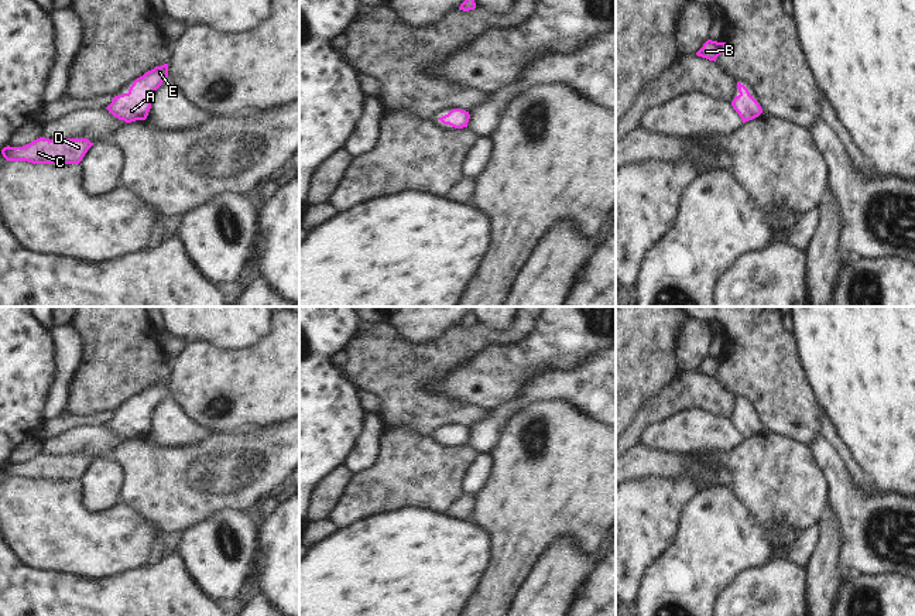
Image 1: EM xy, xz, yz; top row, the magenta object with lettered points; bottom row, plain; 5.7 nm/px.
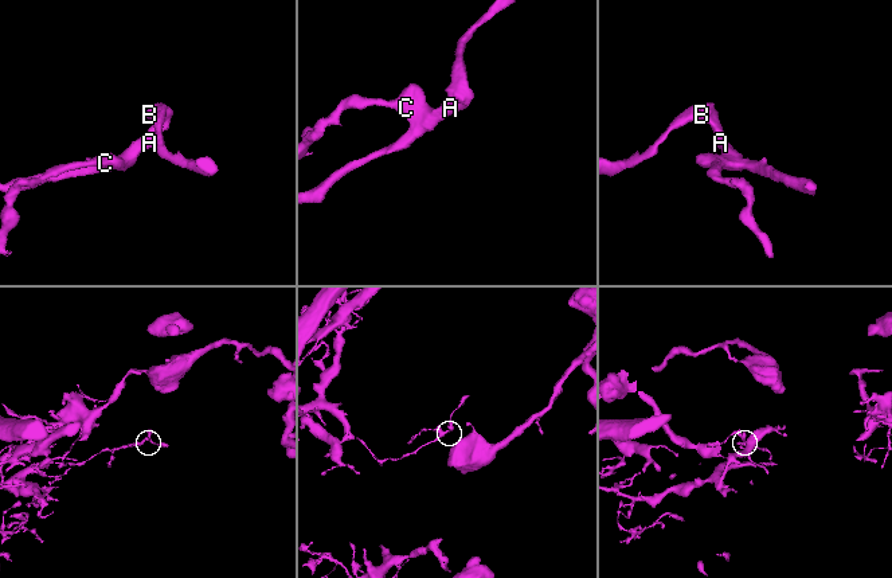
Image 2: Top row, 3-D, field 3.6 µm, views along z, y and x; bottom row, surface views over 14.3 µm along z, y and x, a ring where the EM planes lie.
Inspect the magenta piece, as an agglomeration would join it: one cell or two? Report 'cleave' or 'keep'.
keep

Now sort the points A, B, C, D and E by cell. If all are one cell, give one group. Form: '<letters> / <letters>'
A B C D E

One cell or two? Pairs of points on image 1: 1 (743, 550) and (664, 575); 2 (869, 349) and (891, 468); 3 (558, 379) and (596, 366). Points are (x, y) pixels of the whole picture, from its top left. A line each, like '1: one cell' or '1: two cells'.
1: one cell
2: one cell
3: one cell

